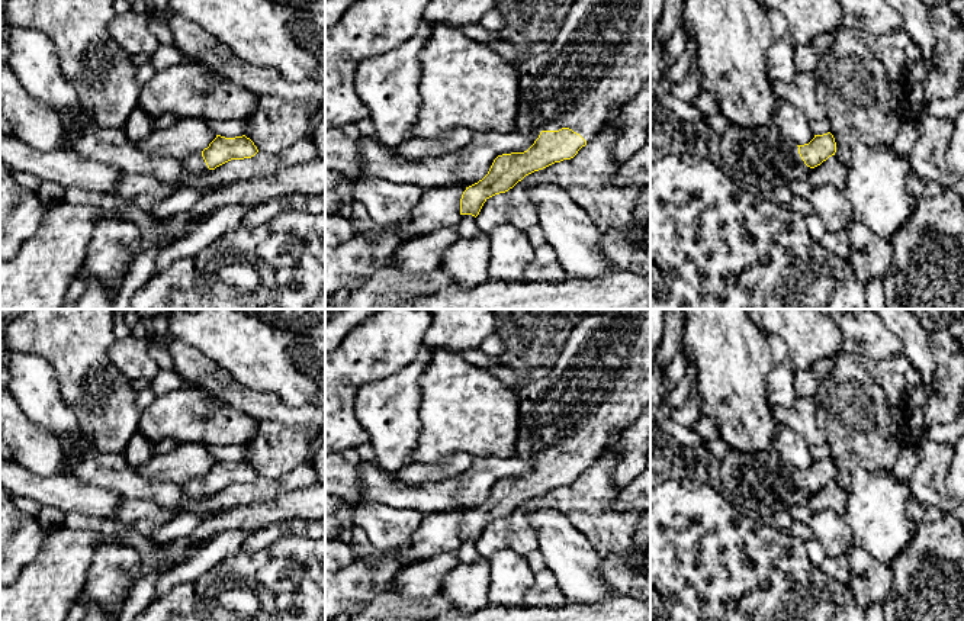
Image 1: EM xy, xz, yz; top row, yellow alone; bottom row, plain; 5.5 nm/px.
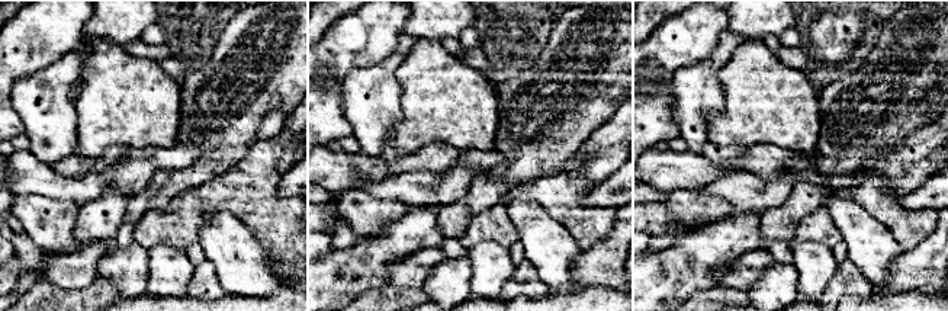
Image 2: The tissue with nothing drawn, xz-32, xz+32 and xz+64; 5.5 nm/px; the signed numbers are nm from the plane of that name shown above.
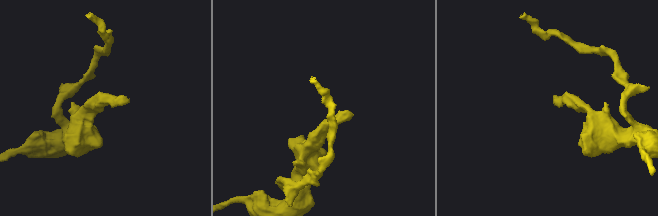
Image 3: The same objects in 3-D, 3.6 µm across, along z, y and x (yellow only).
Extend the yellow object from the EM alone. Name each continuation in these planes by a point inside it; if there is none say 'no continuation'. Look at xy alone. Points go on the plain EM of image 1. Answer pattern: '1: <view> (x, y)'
1: xy (195, 489)

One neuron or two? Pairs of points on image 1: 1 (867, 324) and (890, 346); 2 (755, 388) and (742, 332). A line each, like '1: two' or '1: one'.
1: one
2: one

